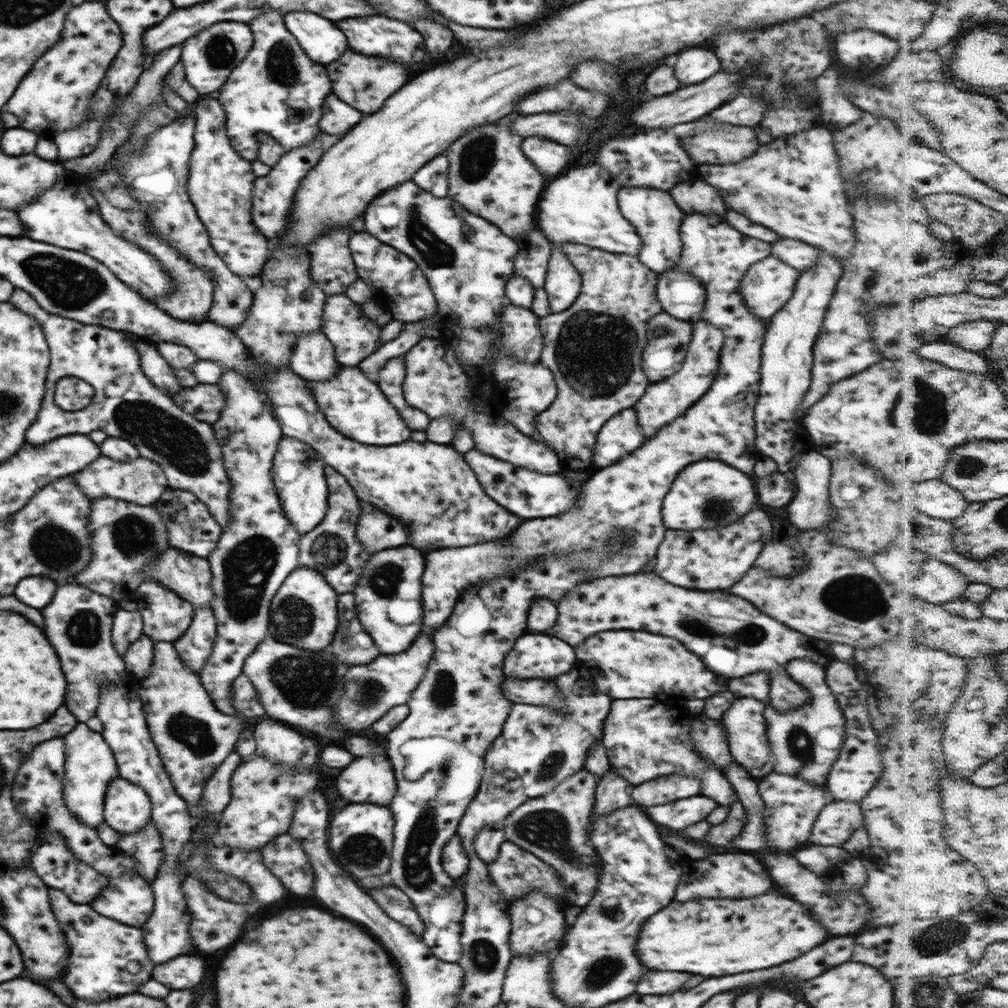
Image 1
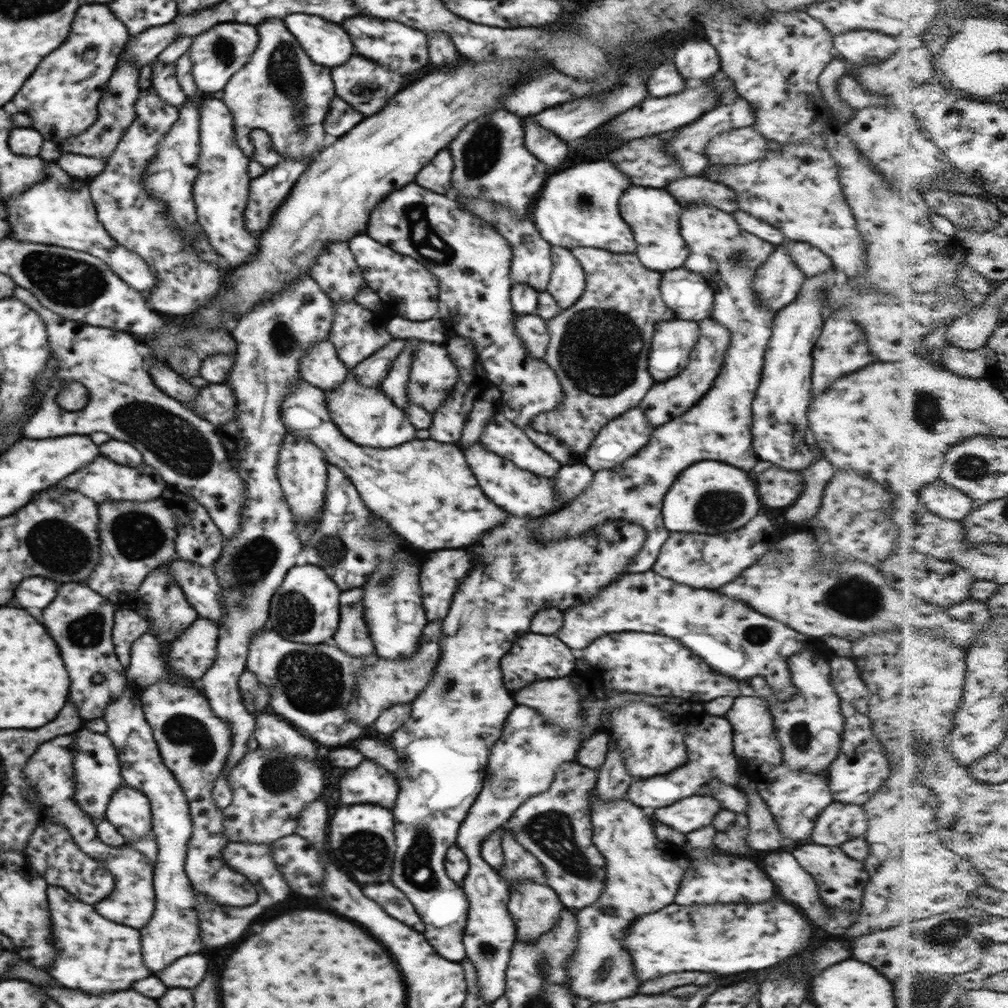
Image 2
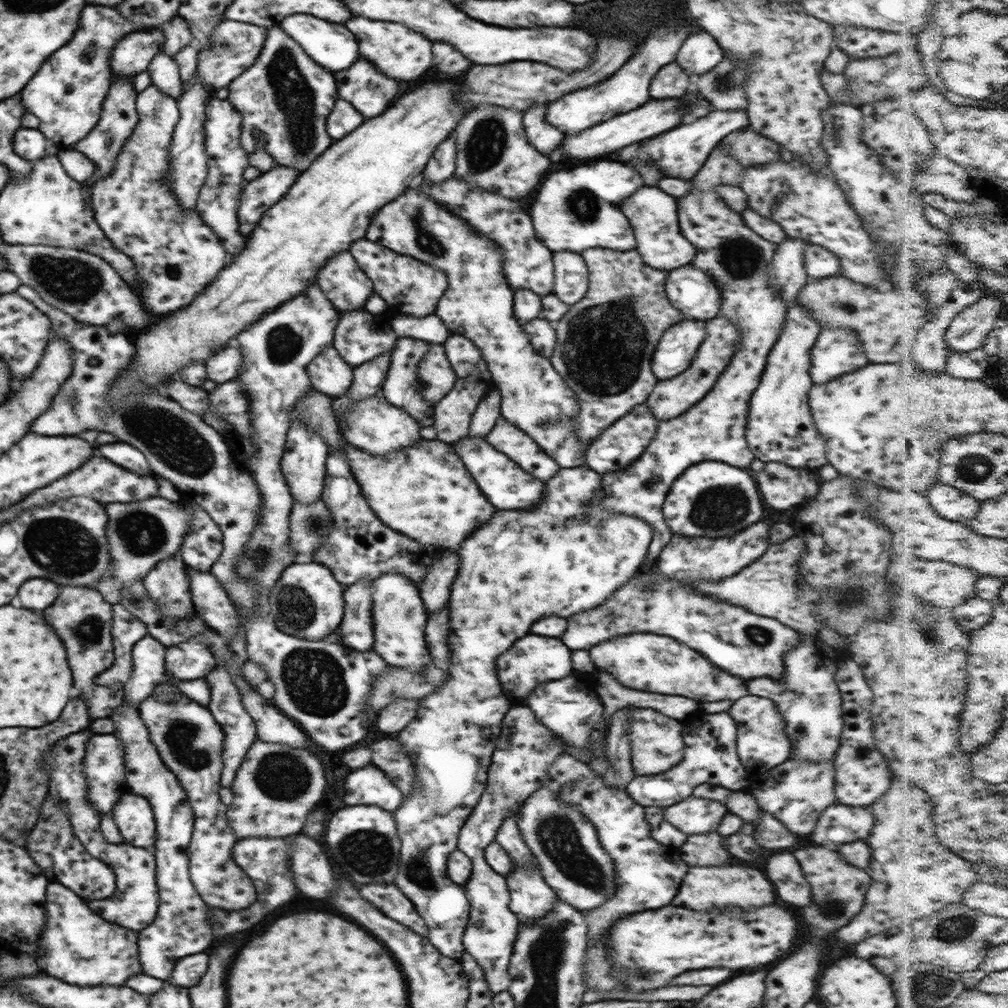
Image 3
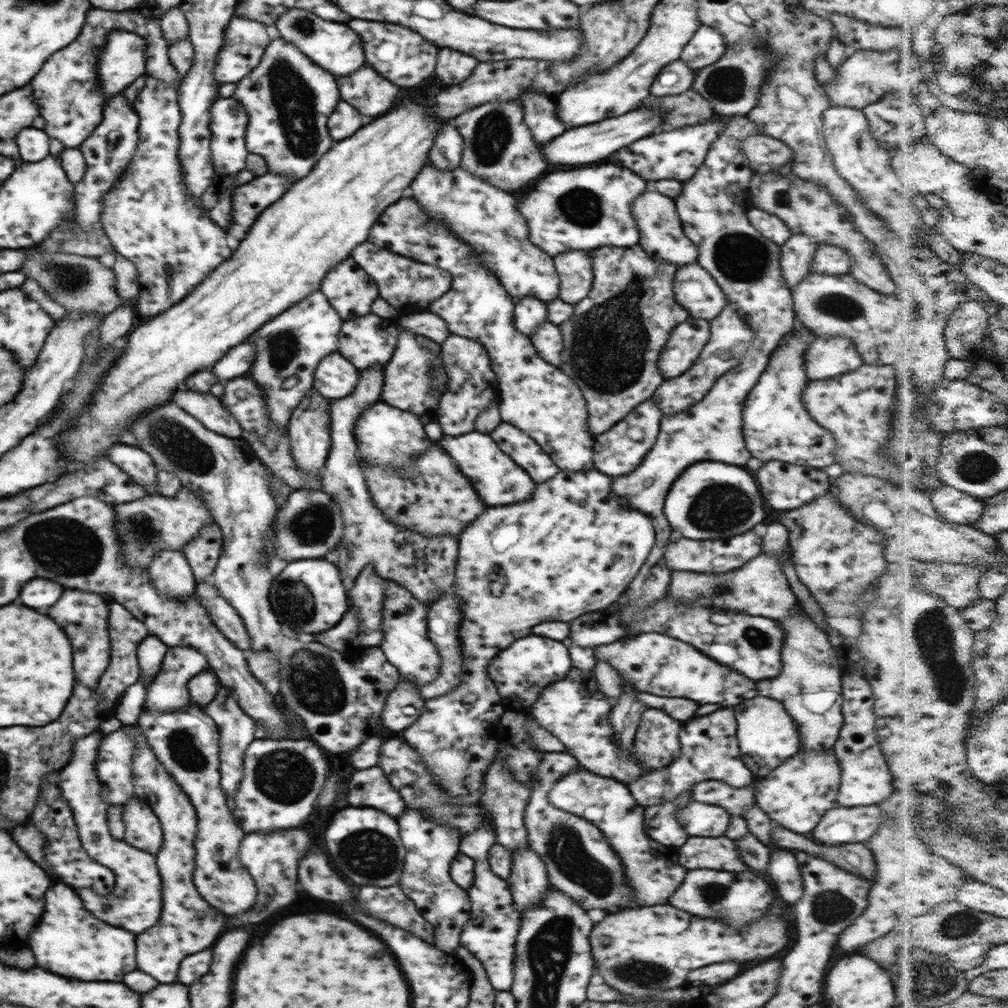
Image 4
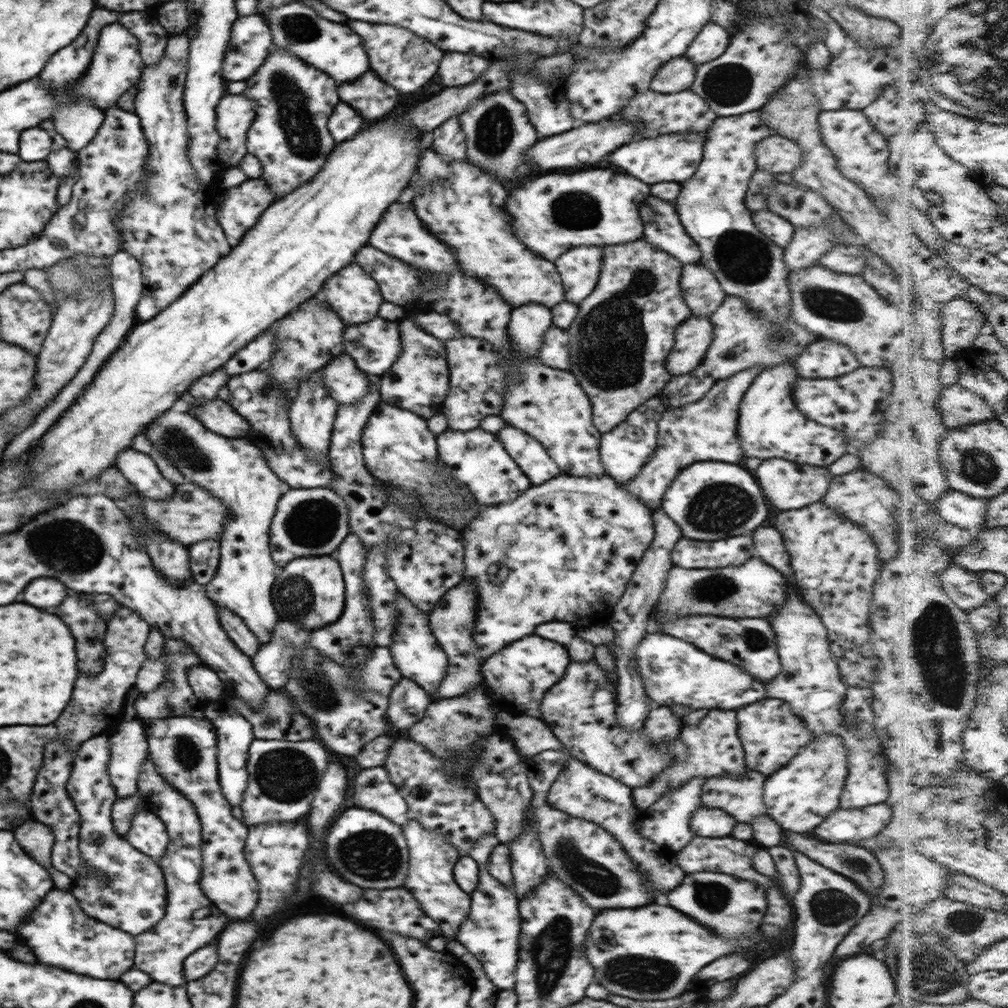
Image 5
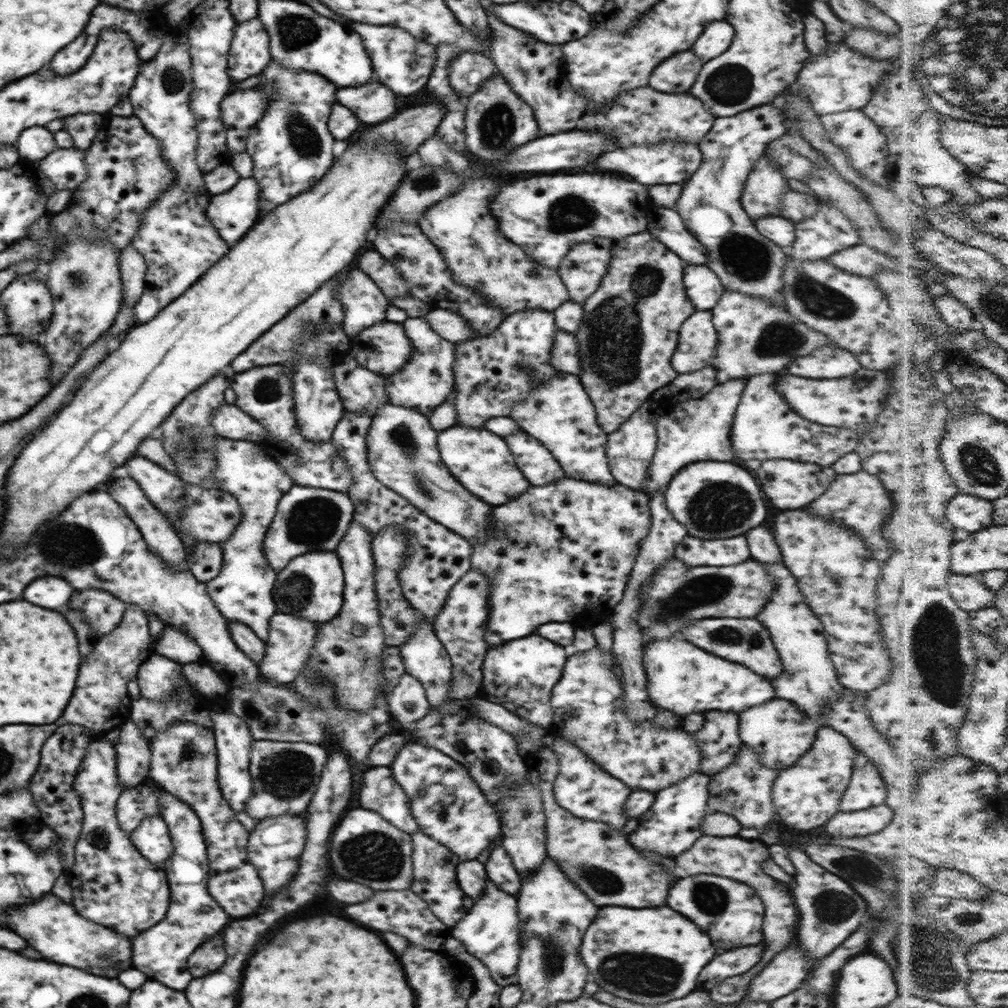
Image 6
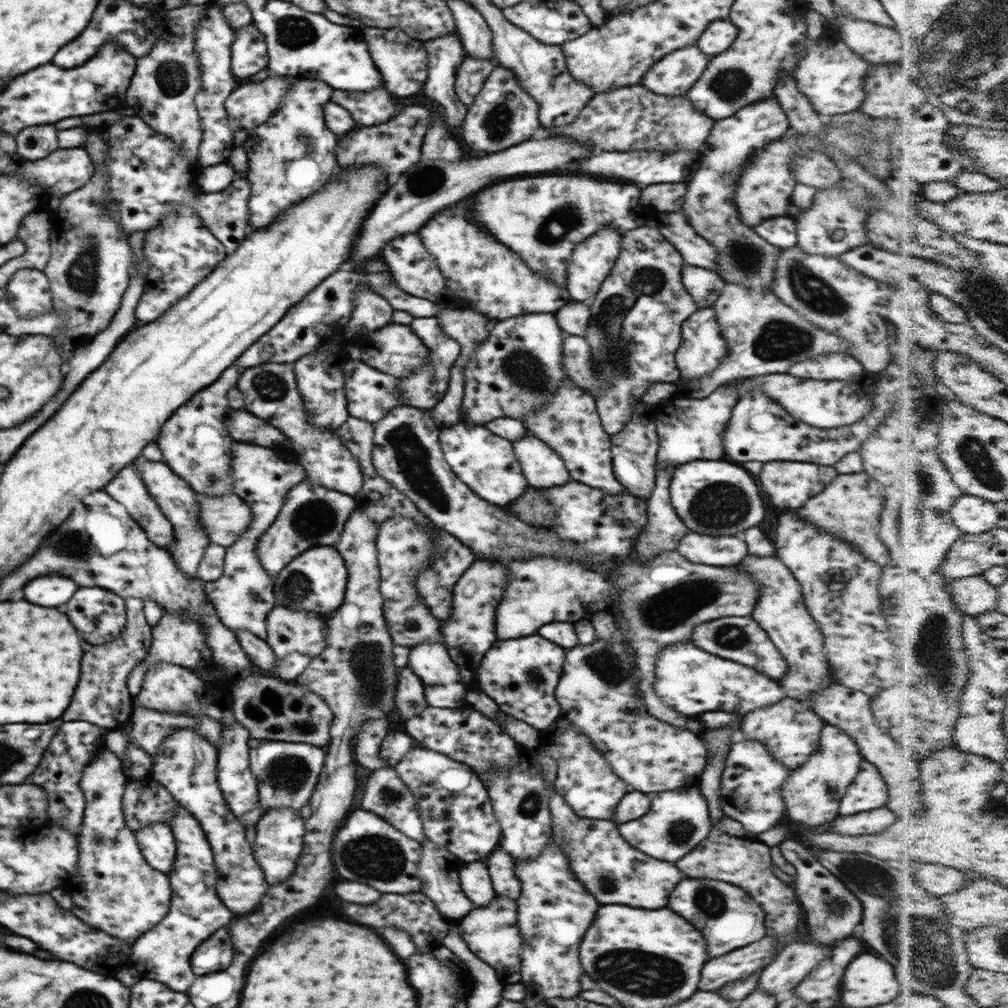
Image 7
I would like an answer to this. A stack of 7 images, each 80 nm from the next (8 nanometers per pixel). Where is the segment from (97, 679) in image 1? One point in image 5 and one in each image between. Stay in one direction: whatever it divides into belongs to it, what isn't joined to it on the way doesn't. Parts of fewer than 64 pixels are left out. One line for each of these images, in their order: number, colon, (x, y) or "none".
2: (80, 620)
3: (82, 618)
4: (84, 616)
5: (89, 628)

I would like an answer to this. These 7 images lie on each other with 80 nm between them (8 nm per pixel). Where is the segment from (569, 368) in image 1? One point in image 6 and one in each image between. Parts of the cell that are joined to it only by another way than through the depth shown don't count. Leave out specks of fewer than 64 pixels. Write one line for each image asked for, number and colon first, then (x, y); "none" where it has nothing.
2: (598, 348)
3: (604, 346)
4: (612, 341)
5: (619, 340)
6: (629, 330)

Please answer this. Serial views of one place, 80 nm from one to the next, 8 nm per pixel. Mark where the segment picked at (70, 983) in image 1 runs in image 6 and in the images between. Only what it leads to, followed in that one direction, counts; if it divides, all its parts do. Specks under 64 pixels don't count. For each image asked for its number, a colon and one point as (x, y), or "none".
2: (96, 955)
3: (78, 946)
4: (69, 940)
5: (60, 934)
6: (51, 926)

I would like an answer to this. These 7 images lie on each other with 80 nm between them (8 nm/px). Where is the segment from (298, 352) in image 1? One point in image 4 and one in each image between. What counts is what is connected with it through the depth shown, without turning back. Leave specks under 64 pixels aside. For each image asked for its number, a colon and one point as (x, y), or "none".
2: (320, 366)
3: (328, 373)
4: (335, 377)

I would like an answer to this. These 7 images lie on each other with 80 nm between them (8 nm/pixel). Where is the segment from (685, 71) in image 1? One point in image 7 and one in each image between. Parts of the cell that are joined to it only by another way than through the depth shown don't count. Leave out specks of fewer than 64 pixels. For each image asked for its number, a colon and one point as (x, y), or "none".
2: (696, 59)
3: (699, 54)
4: (707, 46)
5: (711, 42)
6: (717, 36)
7: (719, 35)

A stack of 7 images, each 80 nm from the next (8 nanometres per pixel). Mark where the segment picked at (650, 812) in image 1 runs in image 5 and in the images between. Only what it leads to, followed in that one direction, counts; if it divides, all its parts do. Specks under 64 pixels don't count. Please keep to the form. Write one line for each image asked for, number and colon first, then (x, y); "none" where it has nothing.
2: (692, 813)
3: (694, 815)
4: (704, 820)
5: (709, 822)

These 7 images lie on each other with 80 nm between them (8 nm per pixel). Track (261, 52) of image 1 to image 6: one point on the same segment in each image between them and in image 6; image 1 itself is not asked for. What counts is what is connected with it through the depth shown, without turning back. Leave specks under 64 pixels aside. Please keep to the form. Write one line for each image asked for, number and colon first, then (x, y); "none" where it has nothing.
2: (280, 90)
3: (284, 97)
4: (288, 98)
5: (292, 101)
6: (291, 147)

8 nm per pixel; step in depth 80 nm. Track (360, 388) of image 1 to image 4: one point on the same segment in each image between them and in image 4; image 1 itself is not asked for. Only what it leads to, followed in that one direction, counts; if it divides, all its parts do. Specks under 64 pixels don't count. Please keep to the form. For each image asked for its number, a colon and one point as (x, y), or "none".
2: (363, 414)
3: (375, 426)
4: (385, 436)

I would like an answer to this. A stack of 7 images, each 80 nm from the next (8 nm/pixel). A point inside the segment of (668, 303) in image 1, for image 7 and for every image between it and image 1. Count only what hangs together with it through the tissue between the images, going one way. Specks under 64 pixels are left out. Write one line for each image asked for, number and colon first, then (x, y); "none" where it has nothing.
2: (687, 293)
3: (693, 293)
4: (695, 289)
5: (702, 292)
6: (703, 287)
7: (705, 286)

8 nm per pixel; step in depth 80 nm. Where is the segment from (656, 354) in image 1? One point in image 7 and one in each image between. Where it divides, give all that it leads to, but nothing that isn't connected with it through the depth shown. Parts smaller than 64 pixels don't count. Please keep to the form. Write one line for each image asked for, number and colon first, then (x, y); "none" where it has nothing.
2: (673, 340)
3: (677, 346)
4: (686, 341)
5: (692, 338)
6: (697, 341)
7: (703, 346)

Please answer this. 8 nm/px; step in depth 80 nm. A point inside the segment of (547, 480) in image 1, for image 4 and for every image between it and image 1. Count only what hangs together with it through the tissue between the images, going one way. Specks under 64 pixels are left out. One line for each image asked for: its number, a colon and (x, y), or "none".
2: (521, 493)
3: (504, 484)
4: (494, 475)

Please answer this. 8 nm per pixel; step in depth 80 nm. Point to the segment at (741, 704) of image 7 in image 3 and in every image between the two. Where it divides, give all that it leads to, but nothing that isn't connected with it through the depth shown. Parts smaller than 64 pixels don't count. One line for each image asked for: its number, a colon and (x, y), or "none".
3: (655, 663)
4: (642, 659)
5: (673, 672)
6: (682, 678)

